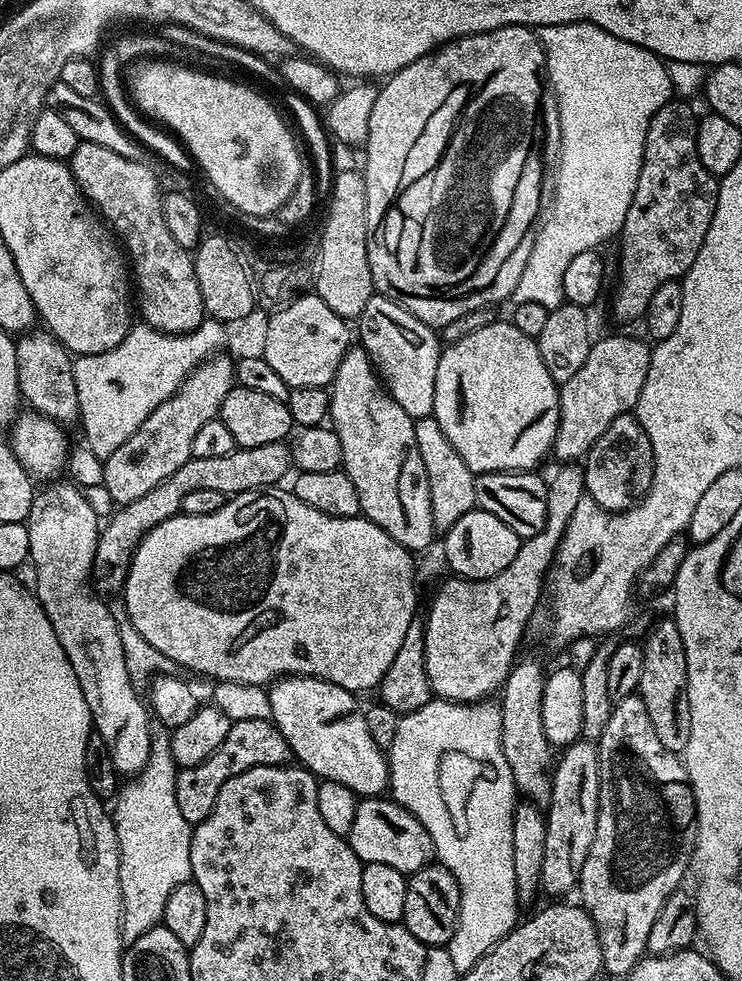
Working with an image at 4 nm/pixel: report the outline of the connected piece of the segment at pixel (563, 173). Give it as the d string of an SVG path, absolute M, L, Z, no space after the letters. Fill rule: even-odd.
M576 20L572 24L551 24L540 28L538 35L540 45L544 47L546 80L549 85L552 83L550 92L556 97L557 118L560 120L560 200L556 200L556 212L552 212L548 228L535 229L536 240L526 270L522 270L522 278L518 278L511 299L516 304L538 302L538 306L551 310L565 303L562 277L568 263L582 254L582 250L599 249L600 243L607 236L615 237L626 222L626 210L630 210L638 186L638 174L642 170L648 123L665 102L673 99L674 93L665 61L634 42L614 38L614 34L598 26Z

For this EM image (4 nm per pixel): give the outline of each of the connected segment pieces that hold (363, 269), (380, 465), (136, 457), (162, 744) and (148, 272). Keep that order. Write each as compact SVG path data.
M363 171L335 173L331 193L327 197L328 217L318 242L319 260L314 292L345 318L359 318L366 302L374 294L370 258L368 257L368 215L366 214L366 182Z
M359 346L349 347L338 364L330 395L330 426L338 434L338 442L342 442L342 471L354 482L354 490L358 490L362 515L382 526L406 551L419 554L431 546L432 535L437 535L438 530L430 510L426 466L422 466L418 438L414 438L416 421L394 402L376 375L368 351Z
M215 354L204 360L172 396L164 402L135 430L128 441L104 461L104 482L117 506L134 502L142 494L150 494L158 482L170 478L178 466L192 459L192 447L198 430L206 422L217 419L220 407L236 384L236 366L228 354Z
M153 727L150 758L146 766L142 766L142 770L125 783L128 785L119 789L116 812L111 813L120 847L120 939L125 945L133 944L146 934L146 930L157 927L164 919L170 894L192 880L190 842L193 825L182 818L178 798L174 798L177 771L174 754L170 750L169 729Z
M81 142L74 150L74 154L70 158L70 167L74 178L78 182L78 186L84 191L84 197L87 198L89 204L96 209L97 213L106 221L107 227L112 228L120 235L120 240L124 243L124 248L128 251L128 256L132 259L132 268L130 264L130 276L134 281L134 288L140 291L140 308L138 304L138 312L144 315L143 323L152 328L158 329L160 332L167 333L187 333L194 330L206 319L204 311L204 303L202 302L202 290L198 290L198 278L194 274L194 266L192 265L193 253L189 249L178 246L178 242L174 242L174 237L170 235L170 229L166 226L166 218L162 218L162 187L156 181L156 176L147 168L144 160L131 160L130 158L122 158L122 154L114 154L114 150L106 150L106 146L98 146L97 144L85 144Z

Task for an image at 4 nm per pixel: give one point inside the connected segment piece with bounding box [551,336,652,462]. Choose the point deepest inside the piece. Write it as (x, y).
(610, 382)

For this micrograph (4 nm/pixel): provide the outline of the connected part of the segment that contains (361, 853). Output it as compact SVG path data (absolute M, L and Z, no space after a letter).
M370 796L361 799L354 810L354 826L350 826L350 834L346 839L363 865L382 862L382 866L411 874L422 870L434 860L426 826L422 826L422 822L418 822L418 818L410 814L410 810L406 810L391 798Z

